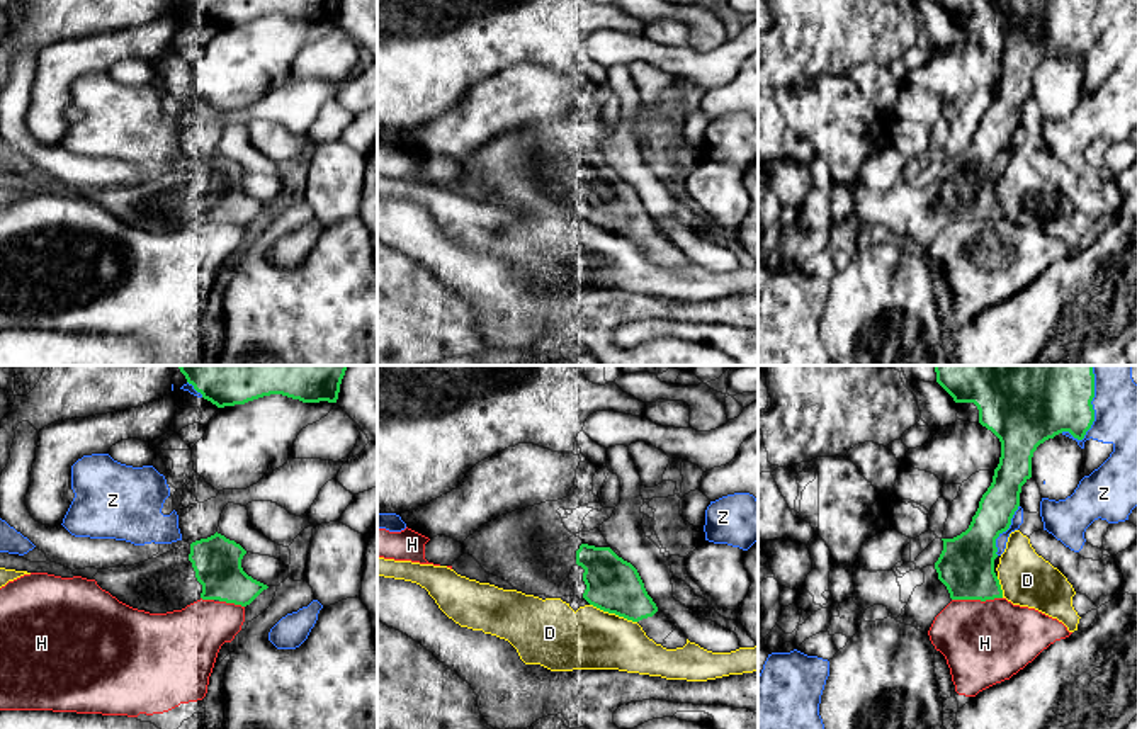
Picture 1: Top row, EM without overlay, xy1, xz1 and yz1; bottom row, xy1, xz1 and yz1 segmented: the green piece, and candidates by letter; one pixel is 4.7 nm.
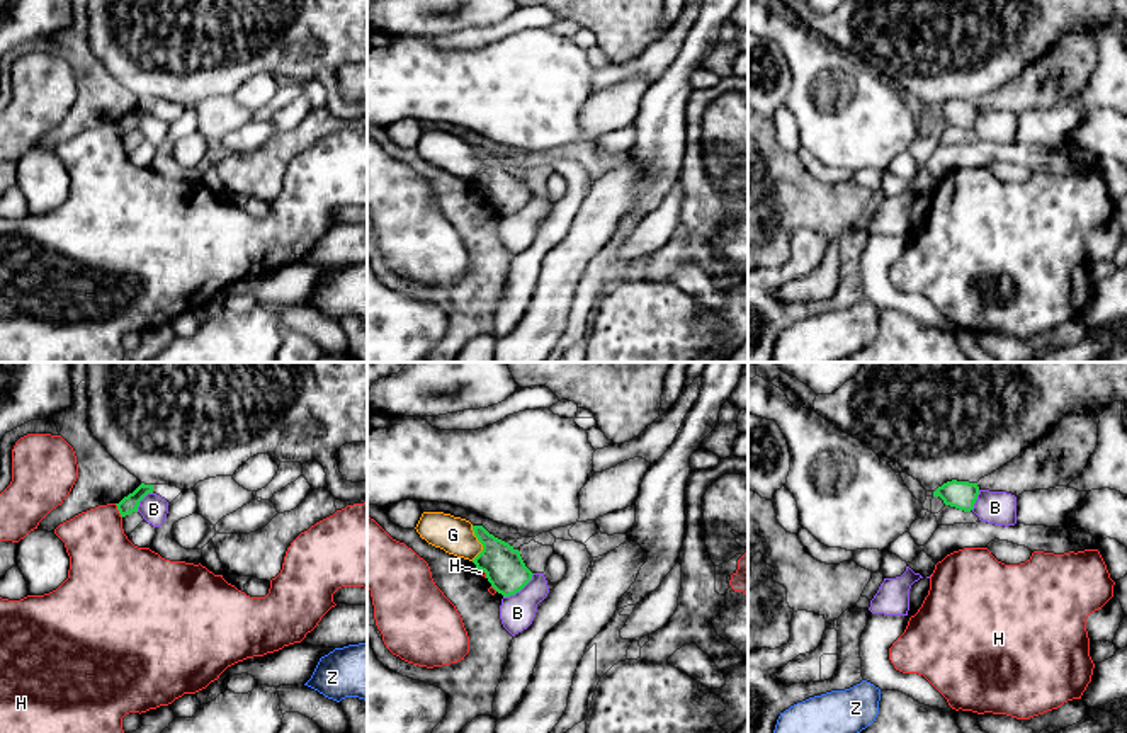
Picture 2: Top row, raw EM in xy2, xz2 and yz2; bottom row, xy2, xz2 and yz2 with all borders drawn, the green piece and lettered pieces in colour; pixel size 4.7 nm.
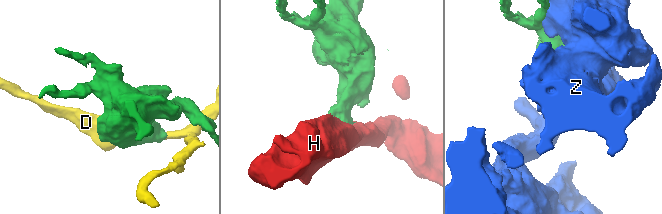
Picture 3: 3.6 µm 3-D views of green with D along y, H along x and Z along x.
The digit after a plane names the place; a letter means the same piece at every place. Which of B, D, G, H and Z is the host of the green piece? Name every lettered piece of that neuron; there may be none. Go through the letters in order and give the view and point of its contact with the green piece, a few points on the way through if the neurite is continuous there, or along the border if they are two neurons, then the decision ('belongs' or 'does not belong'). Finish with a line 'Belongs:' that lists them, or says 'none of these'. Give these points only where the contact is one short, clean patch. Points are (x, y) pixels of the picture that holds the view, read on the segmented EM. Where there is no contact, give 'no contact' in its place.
B: contact xz2 (519, 590); border xz2 (534, 573), (519, 590), (504, 597); does not belong
D: contact xz1 (614, 612); border xz1 (590, 604), (636, 622); does not belong
G: contact xz2 (480, 541); does not belong
H: contact yz1 (976, 599); does not belong
Z: contact yz1 (1091, 405); does not belong
Belongs: none of these

